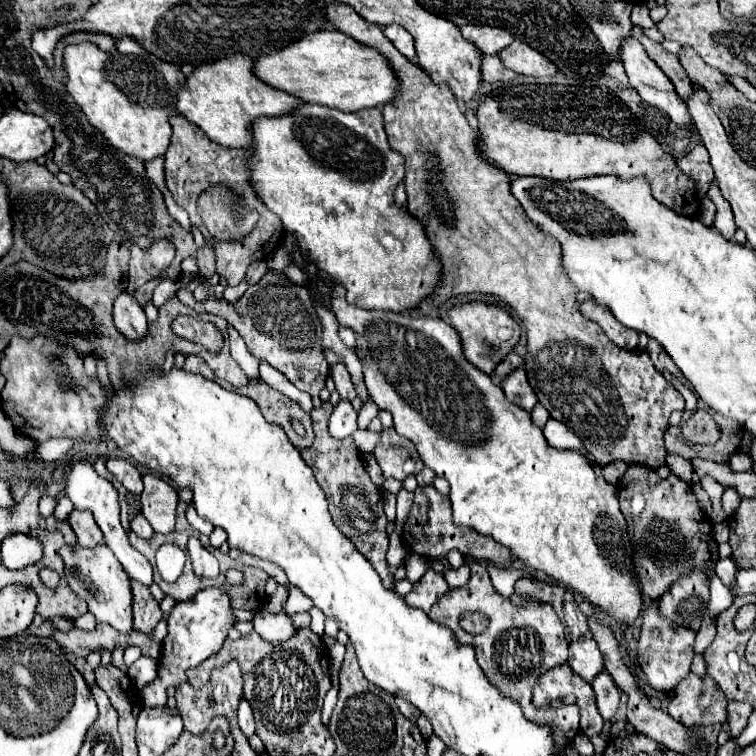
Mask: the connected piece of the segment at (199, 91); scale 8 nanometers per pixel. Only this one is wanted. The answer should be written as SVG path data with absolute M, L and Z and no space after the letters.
M241 54L227 56L223 60L203 64L195 68L193 76L185 82L177 98L177 110L193 124L197 124L209 140L227 146L247 150L251 148L251 126L261 116L283 116L293 112L301 100L271 88L259 80L253 72L253 60Z

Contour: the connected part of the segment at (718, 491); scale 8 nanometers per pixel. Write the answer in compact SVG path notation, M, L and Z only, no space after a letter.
M703 476L703 478L701 478L701 486L703 486L703 490L709 494L709 498L711 498L713 505L711 519L715 521L720 520L720 517L724 517L724 511L721 510L721 496L723 496L723 490L725 490L725 488L723 488L719 482L711 480L711 476Z

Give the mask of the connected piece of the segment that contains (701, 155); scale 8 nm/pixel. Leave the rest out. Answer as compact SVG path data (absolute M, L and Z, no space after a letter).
M697 144L689 154L679 158L677 168L695 180L695 188L697 188L699 196L707 194L709 184L713 182L715 176L713 176L713 168L709 164L709 154L705 152L703 144Z

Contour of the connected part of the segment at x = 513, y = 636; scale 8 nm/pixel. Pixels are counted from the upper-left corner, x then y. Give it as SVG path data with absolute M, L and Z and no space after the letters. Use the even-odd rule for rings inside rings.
M471 562L469 582L461 588L449 588L449 592L433 604L433 608L429 610L429 618L449 626L461 644L473 644L477 652L477 662L485 672L485 676L505 696L517 700L529 720L533 722L547 720L549 724L553 724L553 736L561 748L567 748L575 740L579 732L579 714L567 714L567 712L561 714L559 708L535 708L533 704L533 684L537 682L537 678L549 668L567 662L569 642L565 640L565 628L551 604L541 604L541 606L531 604L527 608L511 606L511 602L505 596L501 596L491 584L487 566L481 562ZM469 612L483 612L491 620L485 632L477 636L461 634L459 618Z

